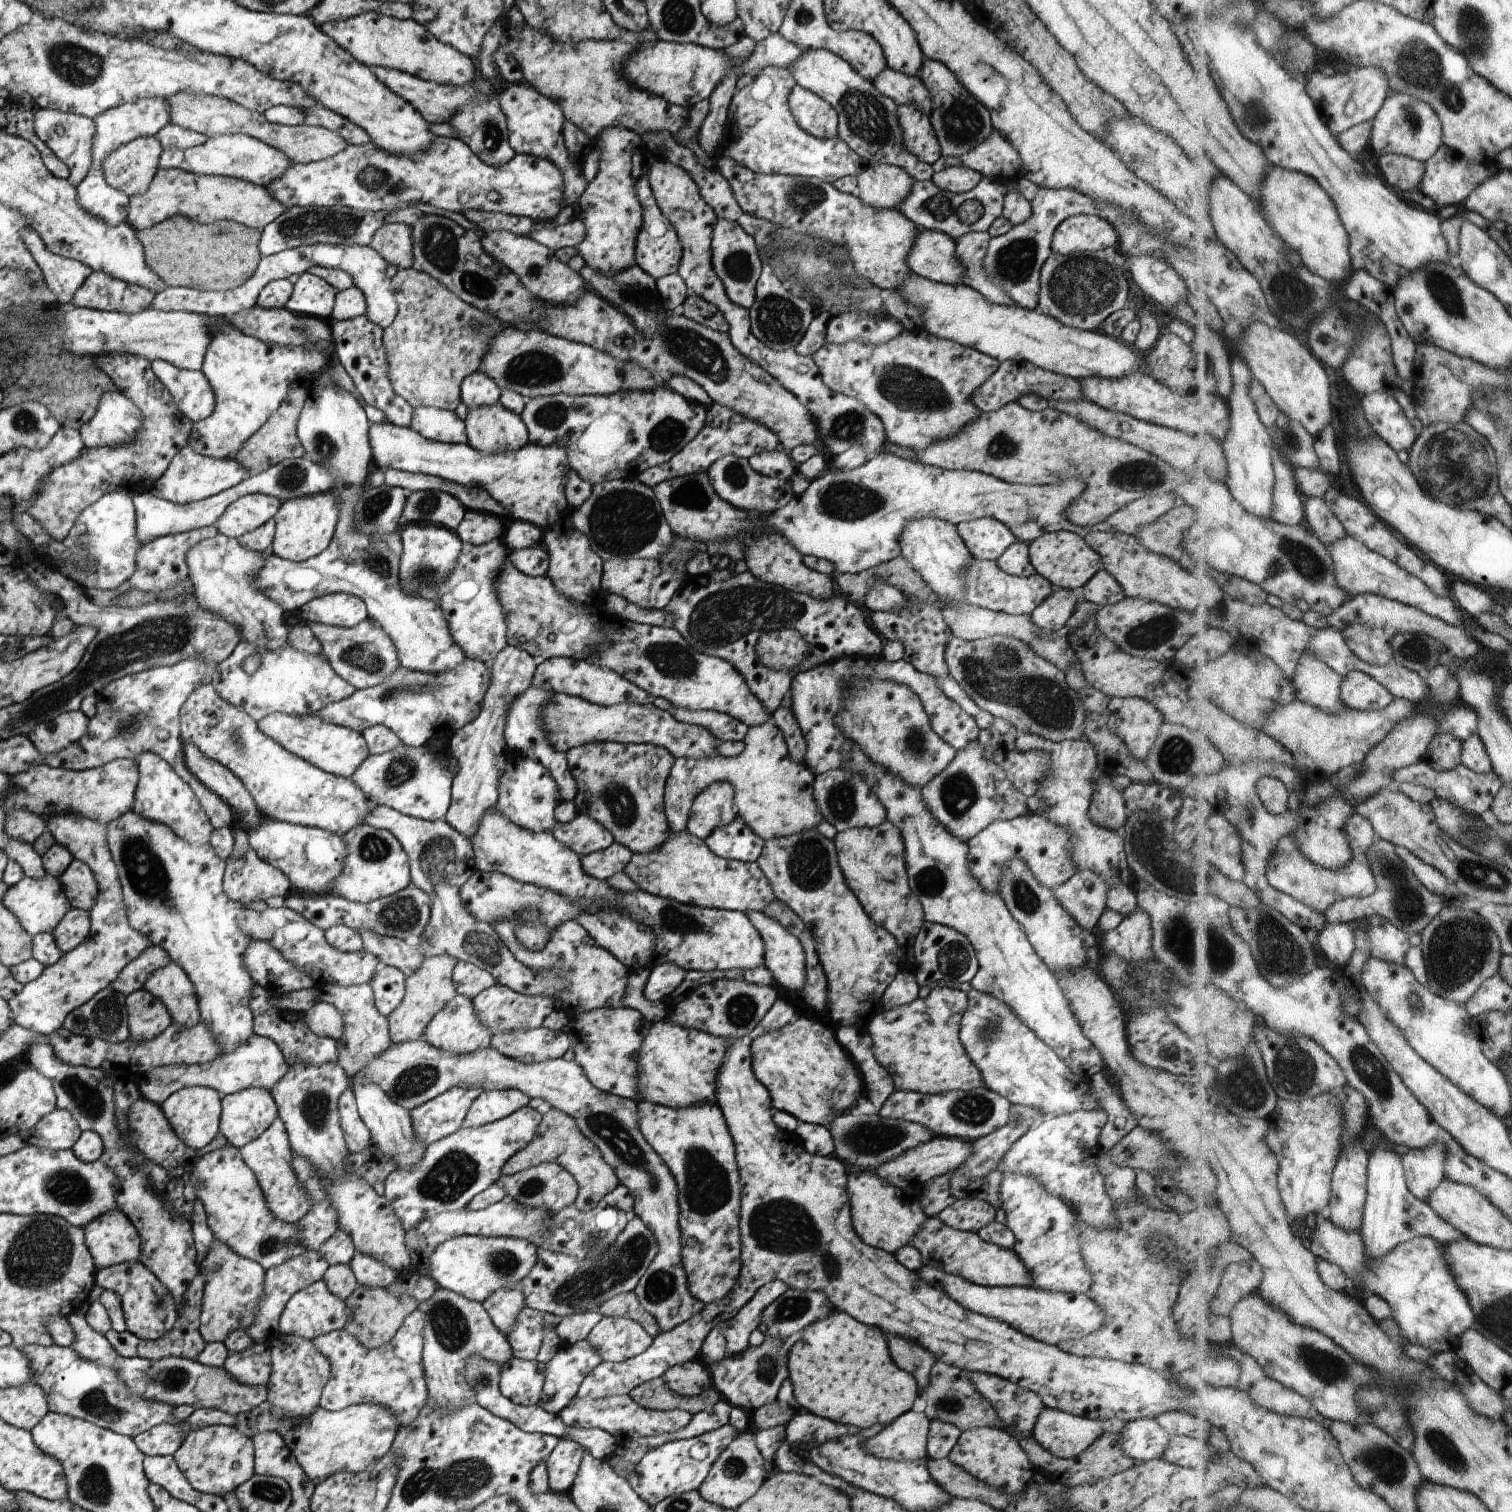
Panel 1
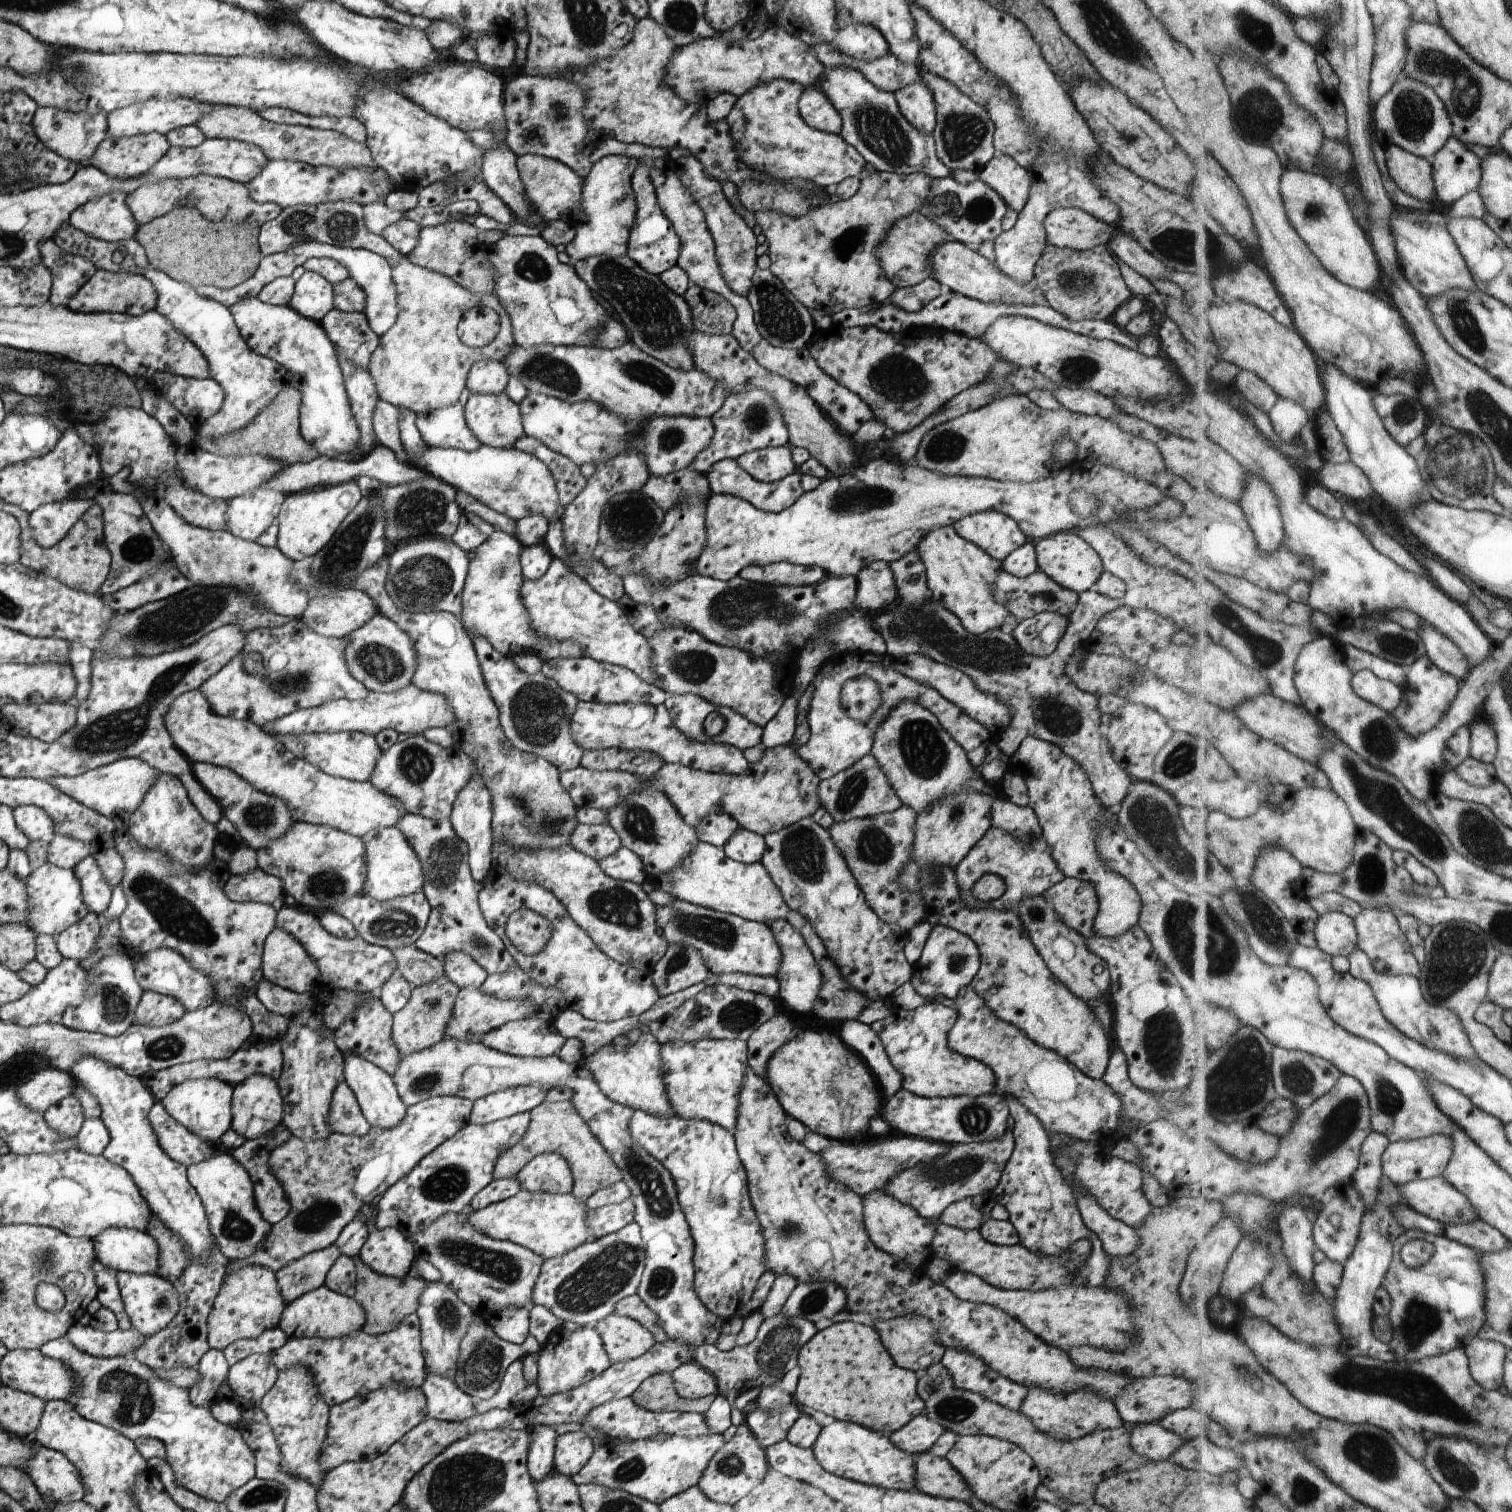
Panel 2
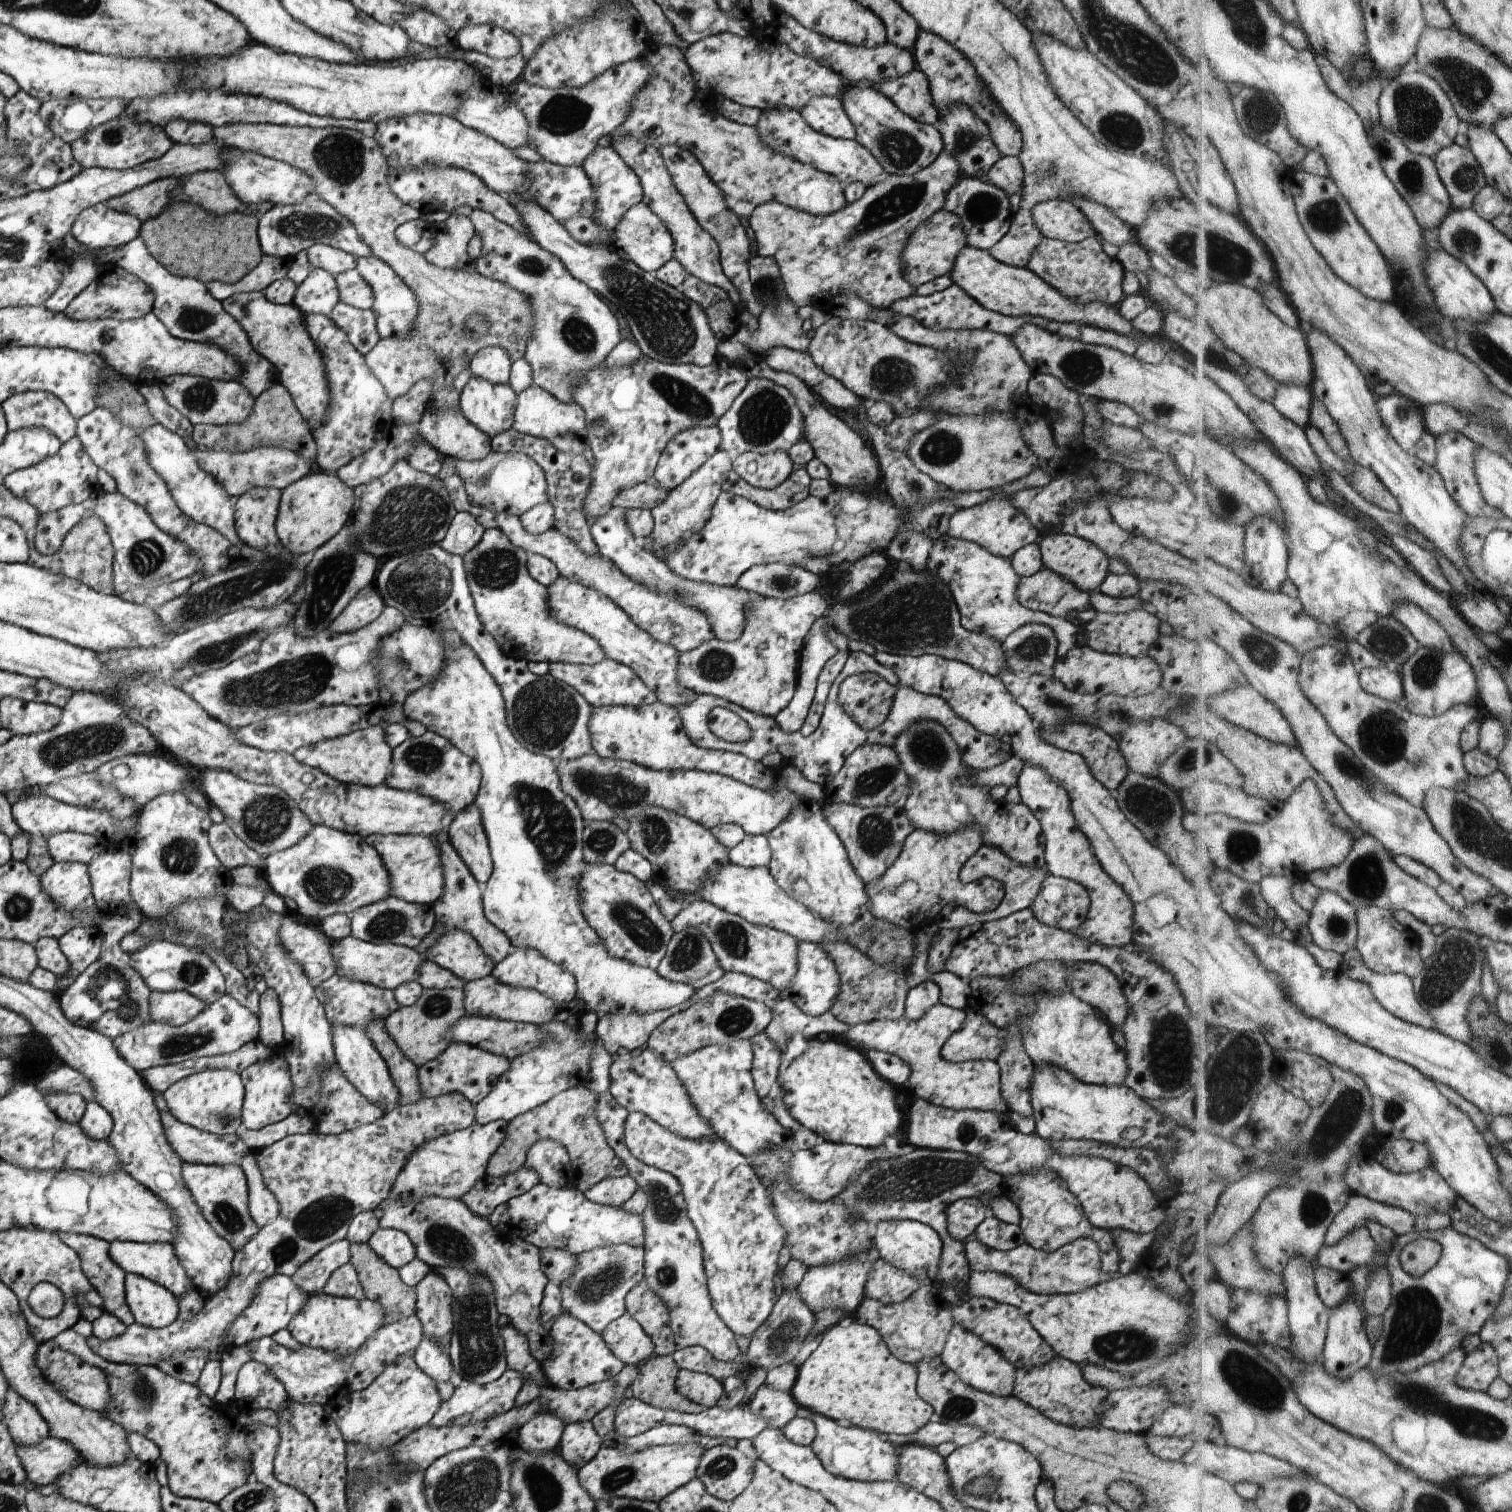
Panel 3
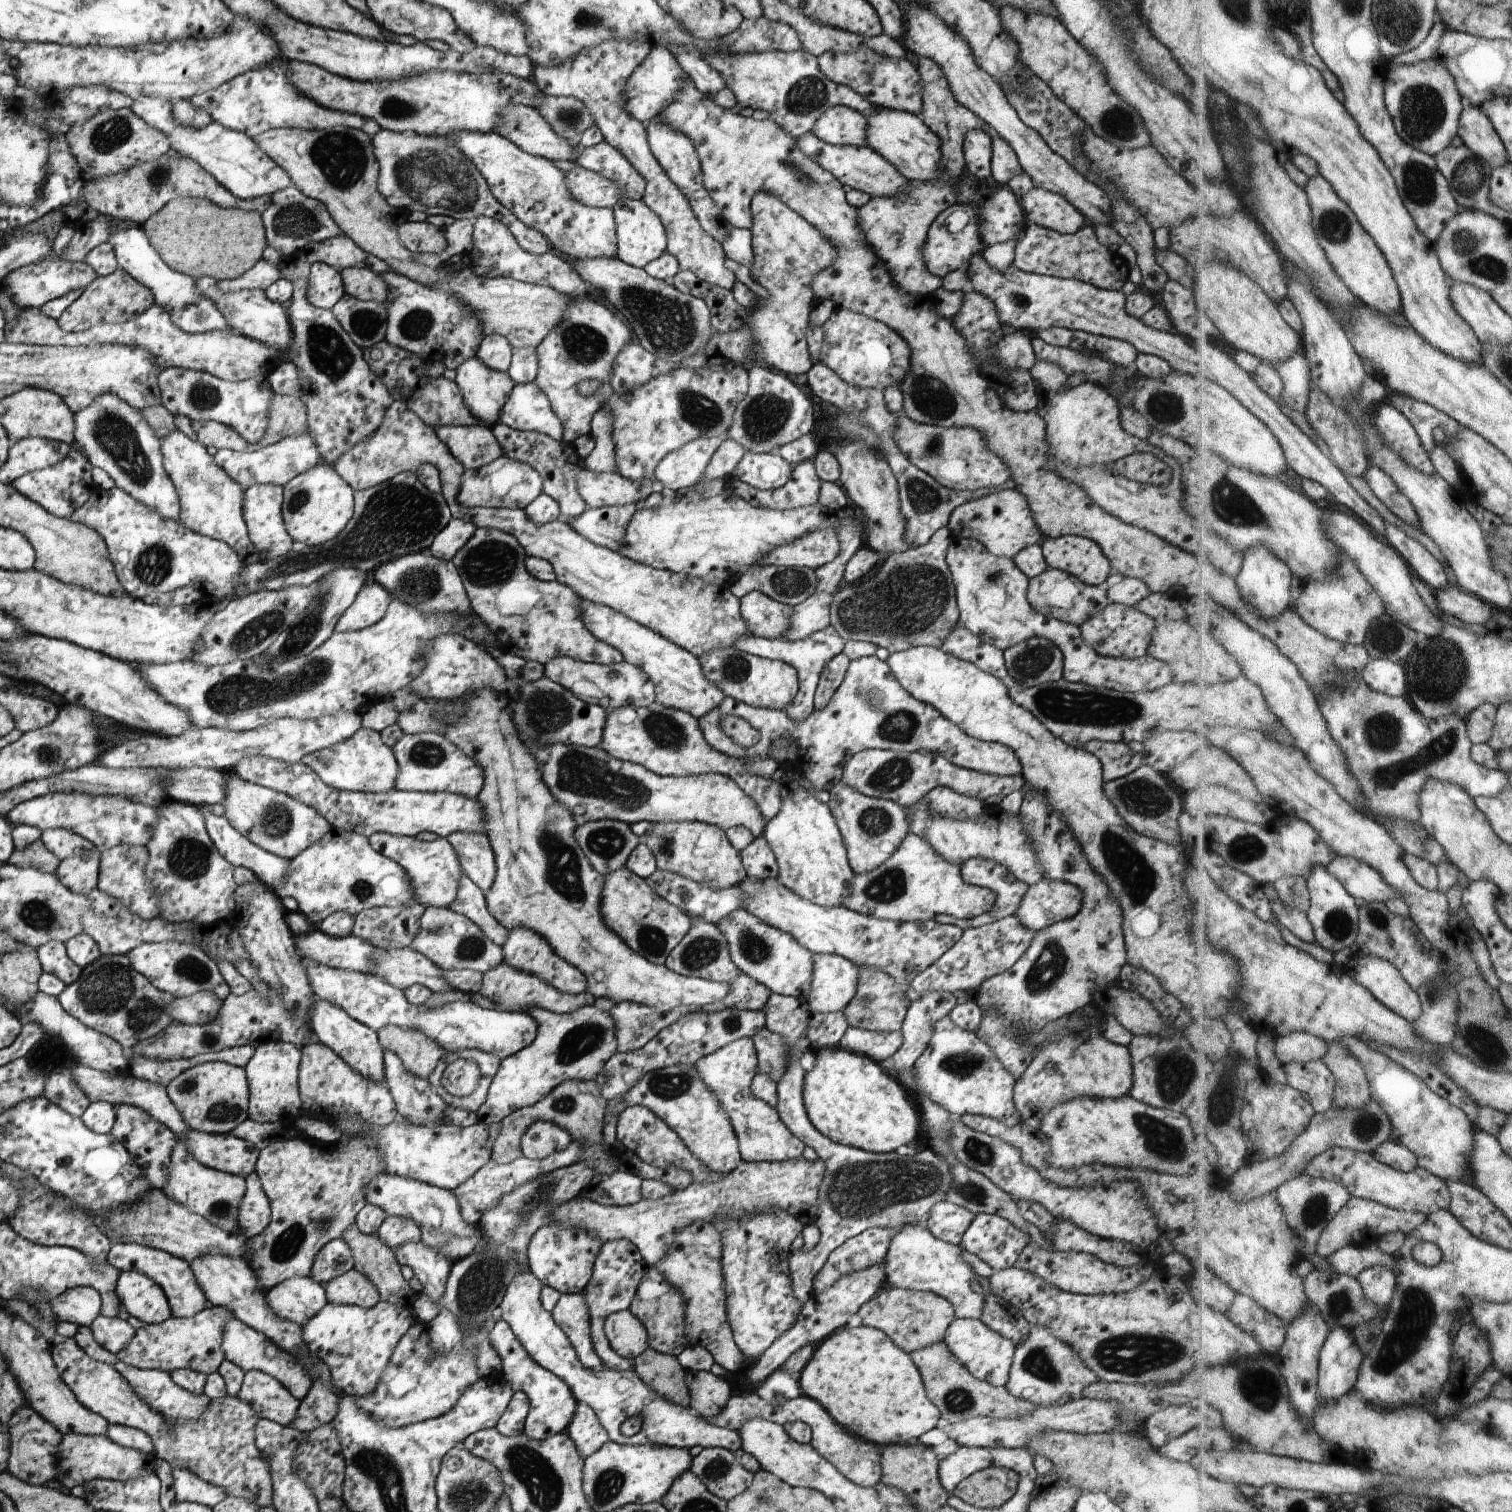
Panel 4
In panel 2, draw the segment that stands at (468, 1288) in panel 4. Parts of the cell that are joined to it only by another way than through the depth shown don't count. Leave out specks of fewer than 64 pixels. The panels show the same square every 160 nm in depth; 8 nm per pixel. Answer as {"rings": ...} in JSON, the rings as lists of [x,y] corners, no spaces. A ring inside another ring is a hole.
{"rings":[[[478,1311],[480,1317],[473,1316],[468,1324],[465,1336],[459,1345],[457,1357],[455,1384],[465,1394],[468,1394],[475,1401],[486,1401],[498,1390],[503,1373],[507,1366],[515,1359],[520,1359],[524,1354],[537,1353],[540,1346],[529,1334],[525,1337],[523,1344],[511,1345],[493,1334],[492,1328],[487,1324],[486,1314]]]}

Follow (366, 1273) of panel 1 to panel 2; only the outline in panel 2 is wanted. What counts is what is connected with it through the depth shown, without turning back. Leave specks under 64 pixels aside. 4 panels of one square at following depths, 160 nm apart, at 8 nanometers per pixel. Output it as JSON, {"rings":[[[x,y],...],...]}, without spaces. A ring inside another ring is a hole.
{"rings":[[[391,1227],[369,1230],[358,1257],[374,1273],[398,1279],[407,1276],[415,1260],[411,1242]]]}

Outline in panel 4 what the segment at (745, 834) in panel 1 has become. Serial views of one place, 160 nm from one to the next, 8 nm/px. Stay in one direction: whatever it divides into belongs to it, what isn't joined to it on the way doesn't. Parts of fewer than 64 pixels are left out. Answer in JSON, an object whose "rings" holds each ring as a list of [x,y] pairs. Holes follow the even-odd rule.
{"rings":[[[762,834],[751,839],[751,842],[738,853],[747,877],[751,879],[776,877],[778,871],[776,860]]]}

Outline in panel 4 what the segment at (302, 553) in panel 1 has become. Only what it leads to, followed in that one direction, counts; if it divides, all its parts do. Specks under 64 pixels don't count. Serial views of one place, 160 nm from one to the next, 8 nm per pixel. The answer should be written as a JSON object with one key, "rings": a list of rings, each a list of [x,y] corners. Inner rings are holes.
{"rings":[[[318,462],[312,469],[298,474],[291,481],[285,484],[285,530],[292,538],[295,545],[305,544],[321,545],[325,542],[331,542],[336,534],[347,524],[349,517],[352,516],[352,510],[355,508],[355,492],[338,475],[335,468],[323,462]]]}

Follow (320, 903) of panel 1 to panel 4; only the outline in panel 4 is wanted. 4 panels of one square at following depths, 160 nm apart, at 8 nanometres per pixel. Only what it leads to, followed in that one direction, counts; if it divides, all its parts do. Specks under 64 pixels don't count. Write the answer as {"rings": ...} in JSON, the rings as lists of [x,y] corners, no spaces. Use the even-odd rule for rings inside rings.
{"rings":[[[419,903],[363,909],[355,916],[351,935],[379,949],[409,947],[424,910]]]}

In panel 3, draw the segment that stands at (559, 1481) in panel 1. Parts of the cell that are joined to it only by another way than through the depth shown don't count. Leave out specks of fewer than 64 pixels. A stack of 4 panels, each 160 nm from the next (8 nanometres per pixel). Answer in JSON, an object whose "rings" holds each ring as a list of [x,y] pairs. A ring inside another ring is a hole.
{"rings":[[[581,1421],[564,1426],[557,1448],[561,1458],[579,1470],[601,1446],[600,1438],[590,1421]]]}

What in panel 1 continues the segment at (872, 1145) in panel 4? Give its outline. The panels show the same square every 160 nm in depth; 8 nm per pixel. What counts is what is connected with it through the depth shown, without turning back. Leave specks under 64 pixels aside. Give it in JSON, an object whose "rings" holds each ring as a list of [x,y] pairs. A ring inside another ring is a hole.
{"rings":[[[808,1012],[781,1028],[753,1037],[750,1042],[750,1065],[754,1077],[768,1090],[773,1110],[790,1114],[801,1122],[827,1127],[837,1114],[855,1104],[857,1095],[863,1095],[860,1076],[849,1054],[836,1041],[834,1033],[826,1027],[818,1026]]]}

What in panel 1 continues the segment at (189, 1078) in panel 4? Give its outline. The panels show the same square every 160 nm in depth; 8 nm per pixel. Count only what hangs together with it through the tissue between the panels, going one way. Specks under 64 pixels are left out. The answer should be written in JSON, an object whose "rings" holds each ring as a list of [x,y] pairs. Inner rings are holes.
{"rings":[[[183,1087],[168,1096],[159,1107],[176,1137],[195,1151],[203,1149],[219,1134],[221,1098],[216,1090],[207,1087]]]}

